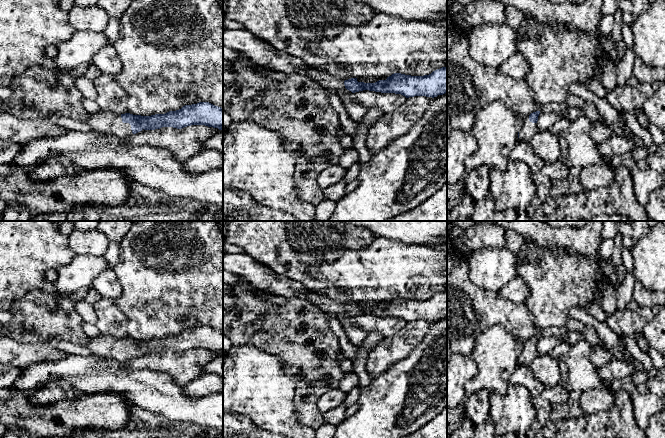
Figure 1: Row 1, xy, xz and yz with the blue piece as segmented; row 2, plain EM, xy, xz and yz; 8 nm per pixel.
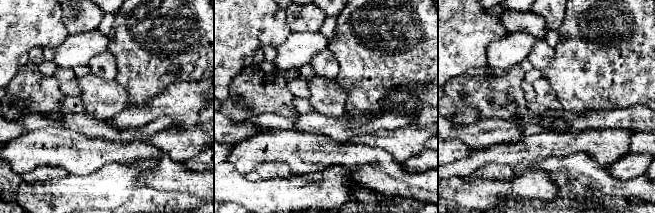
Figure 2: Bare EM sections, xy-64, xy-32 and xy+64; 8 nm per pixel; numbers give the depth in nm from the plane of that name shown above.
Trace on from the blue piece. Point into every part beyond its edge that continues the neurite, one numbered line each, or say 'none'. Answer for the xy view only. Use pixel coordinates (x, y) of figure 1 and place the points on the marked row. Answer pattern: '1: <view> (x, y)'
1: xy (102, 121)

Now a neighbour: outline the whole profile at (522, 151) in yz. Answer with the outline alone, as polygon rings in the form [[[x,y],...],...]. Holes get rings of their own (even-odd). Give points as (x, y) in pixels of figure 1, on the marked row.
[[[518,141],[511,151],[510,160],[526,163],[532,174],[545,167],[545,162],[534,152],[529,141]]]

